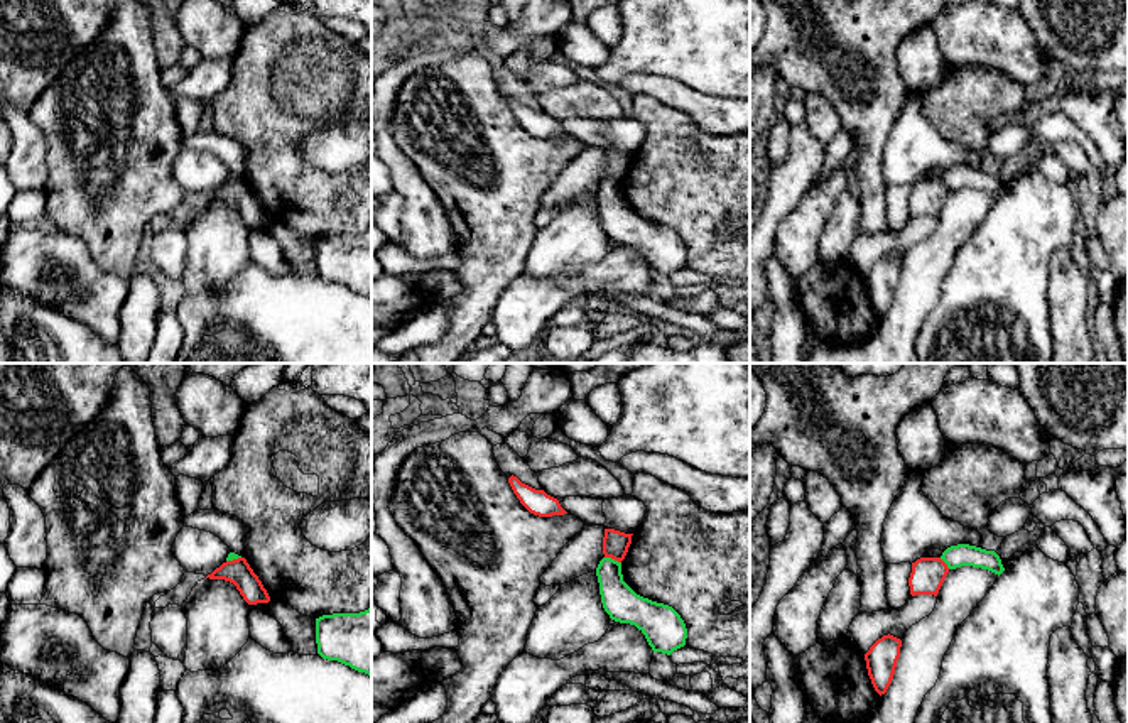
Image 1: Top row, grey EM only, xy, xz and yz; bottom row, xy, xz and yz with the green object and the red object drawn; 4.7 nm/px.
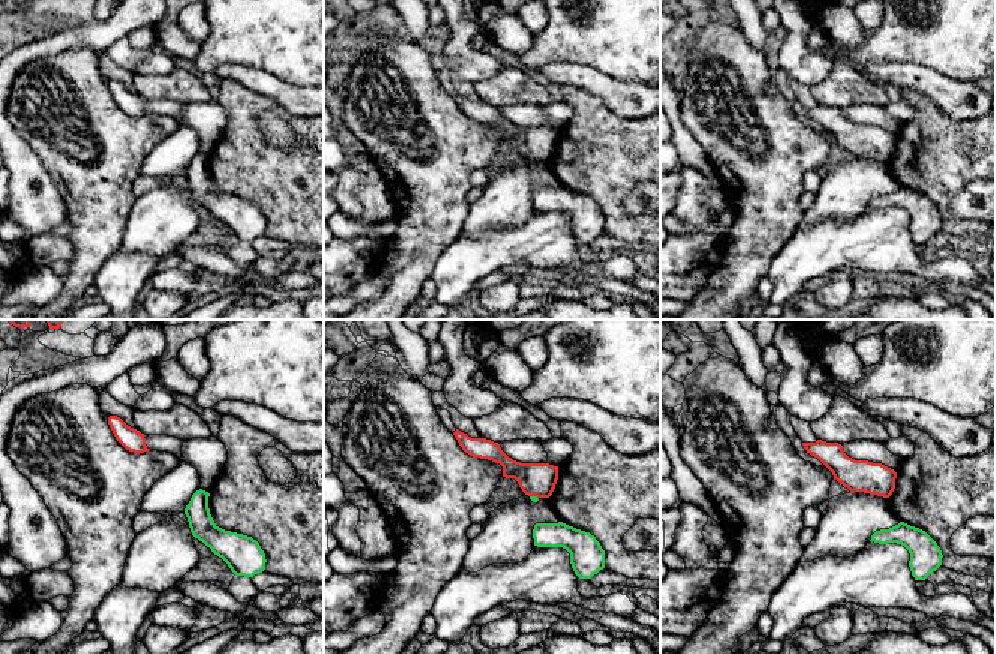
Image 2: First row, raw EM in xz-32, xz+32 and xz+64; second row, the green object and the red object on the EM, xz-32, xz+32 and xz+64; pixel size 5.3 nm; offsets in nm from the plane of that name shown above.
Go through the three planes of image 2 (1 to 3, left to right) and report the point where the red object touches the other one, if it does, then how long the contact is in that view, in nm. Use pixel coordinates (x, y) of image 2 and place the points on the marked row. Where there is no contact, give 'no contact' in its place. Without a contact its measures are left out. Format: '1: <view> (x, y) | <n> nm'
1: no contact
2: xz+32 (534, 497) | 50 nm
3: no contact

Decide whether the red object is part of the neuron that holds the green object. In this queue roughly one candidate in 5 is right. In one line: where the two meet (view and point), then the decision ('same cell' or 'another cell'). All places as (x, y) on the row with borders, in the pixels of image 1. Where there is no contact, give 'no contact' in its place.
meets green in xz at (613, 559); another cell

